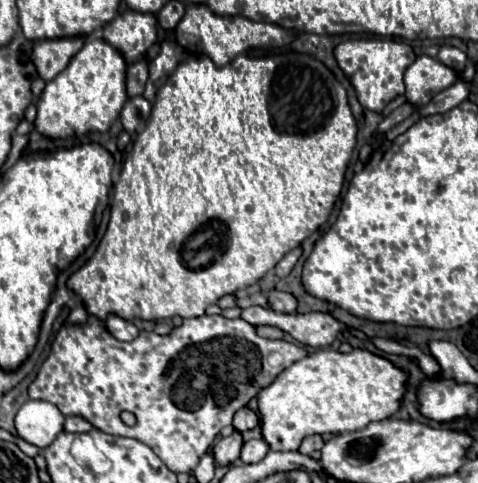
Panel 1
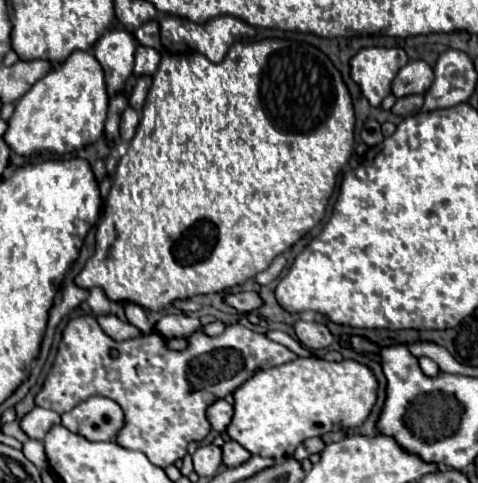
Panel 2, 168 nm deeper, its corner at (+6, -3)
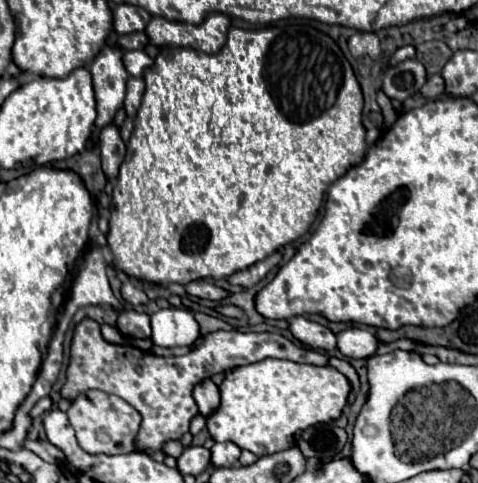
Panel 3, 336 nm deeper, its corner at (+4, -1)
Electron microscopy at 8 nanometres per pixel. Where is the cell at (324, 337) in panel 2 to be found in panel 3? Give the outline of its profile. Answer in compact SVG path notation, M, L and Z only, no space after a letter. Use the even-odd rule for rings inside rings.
M292 317L288 321L290 333L310 349L320 349L320 351L332 351L336 347L336 335L314 321L308 321L304 317Z

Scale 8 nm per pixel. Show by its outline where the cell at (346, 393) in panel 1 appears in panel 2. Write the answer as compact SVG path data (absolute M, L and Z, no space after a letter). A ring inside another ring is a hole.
M298 357L296 361L258 371L234 391L234 419L228 435L252 455L284 459L308 437L330 431L360 427L378 395L374 371L354 359L326 361L320 357Z

